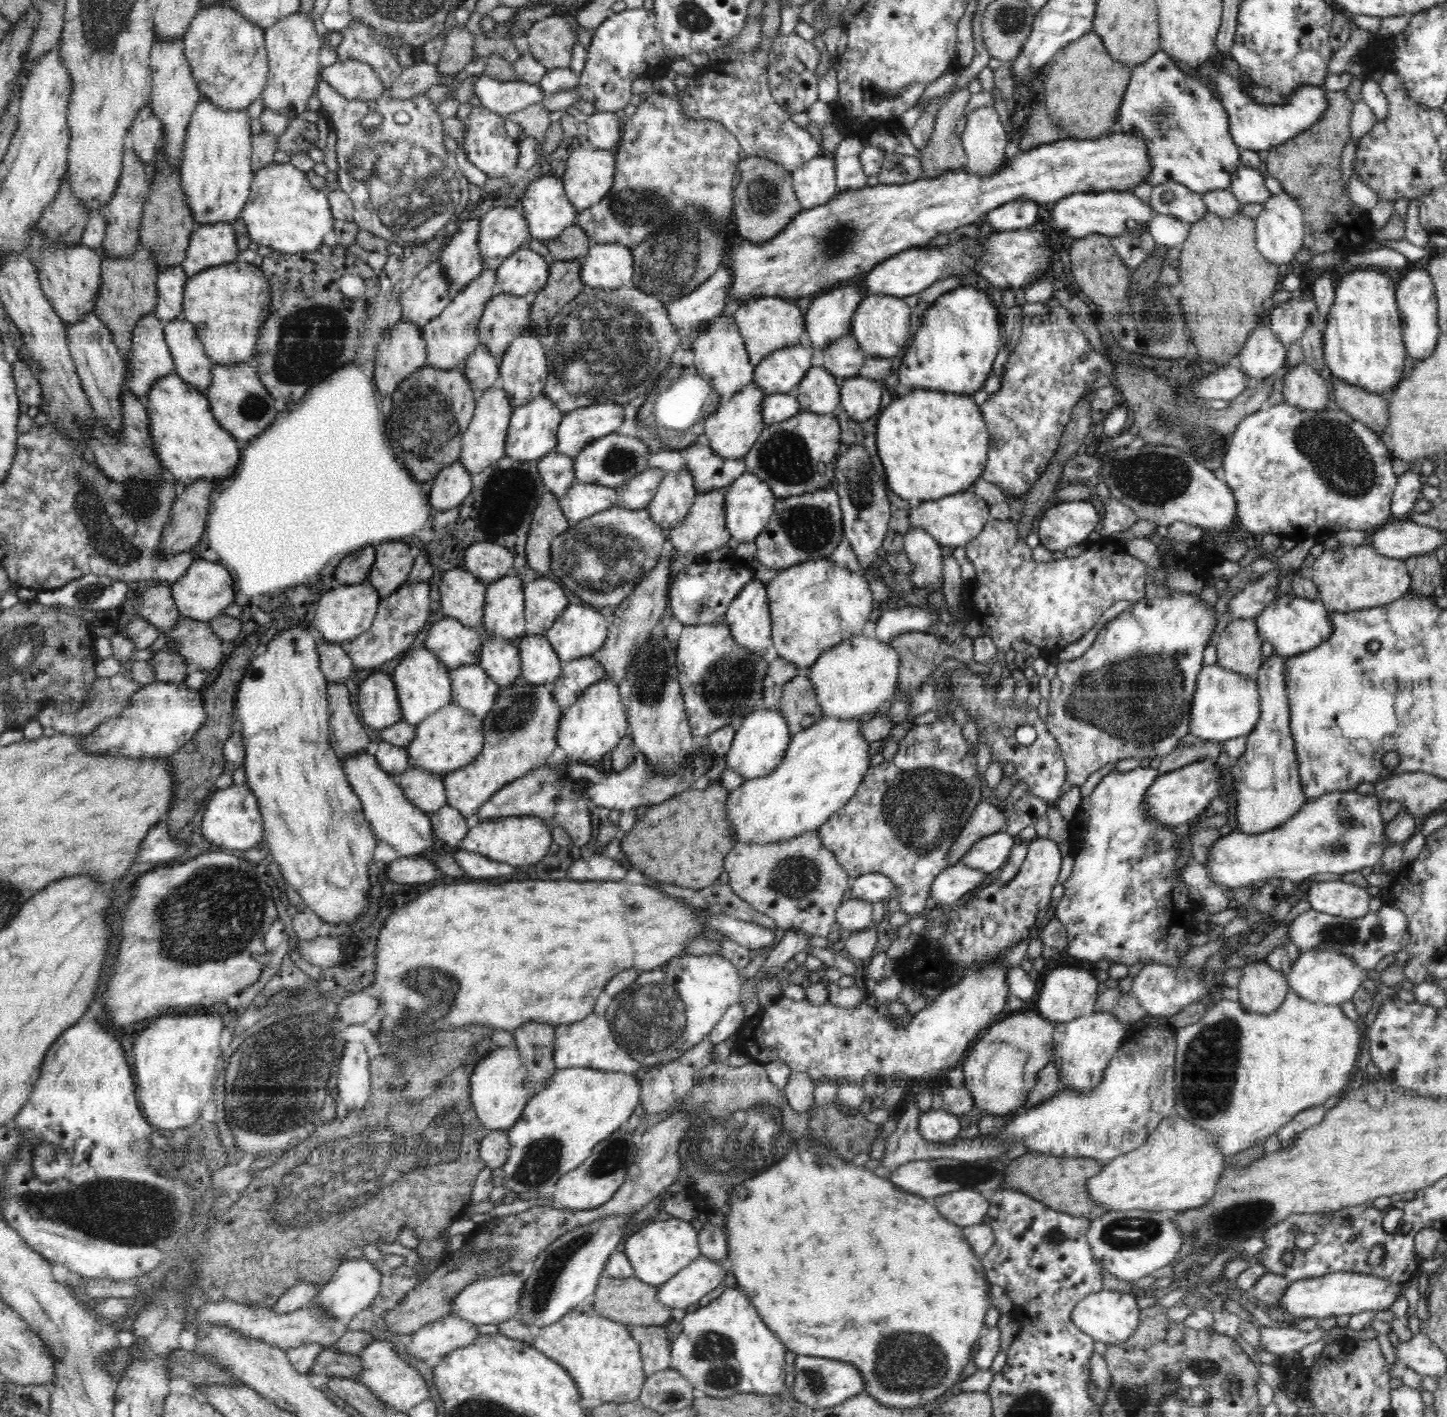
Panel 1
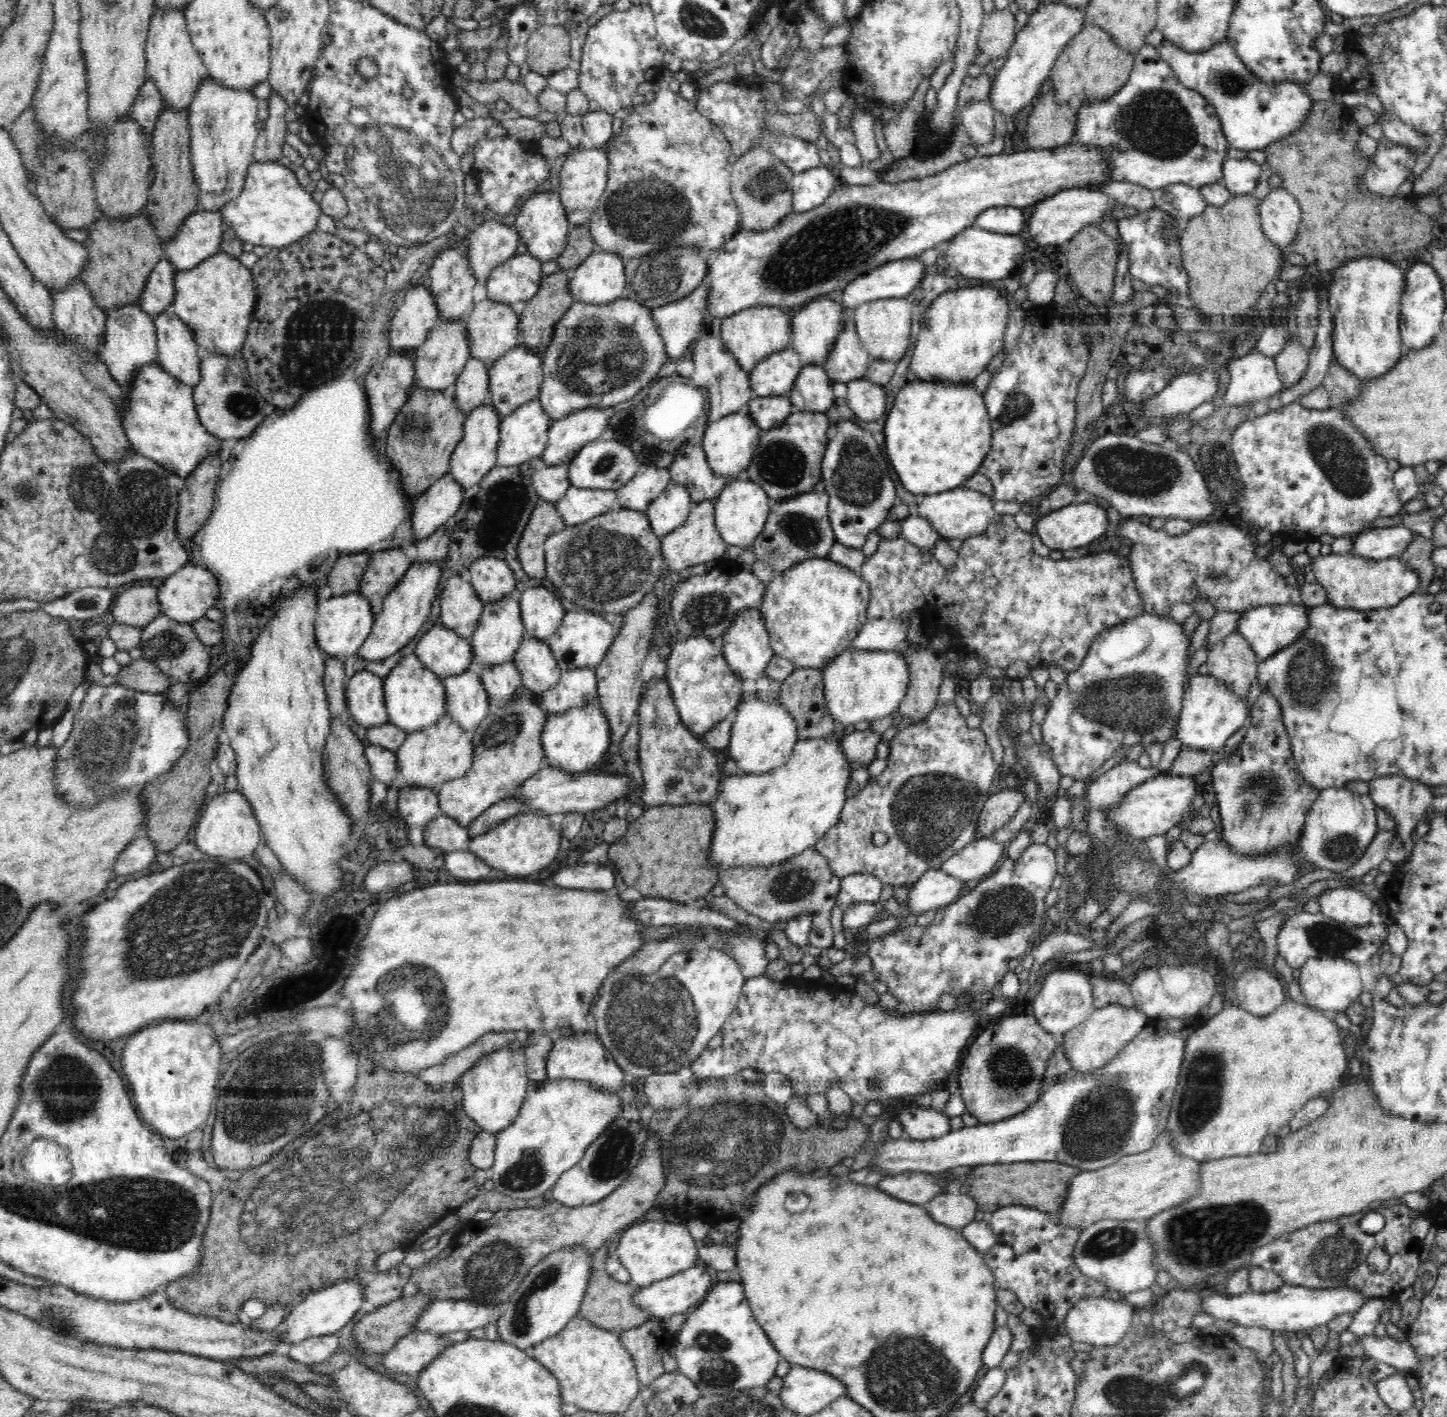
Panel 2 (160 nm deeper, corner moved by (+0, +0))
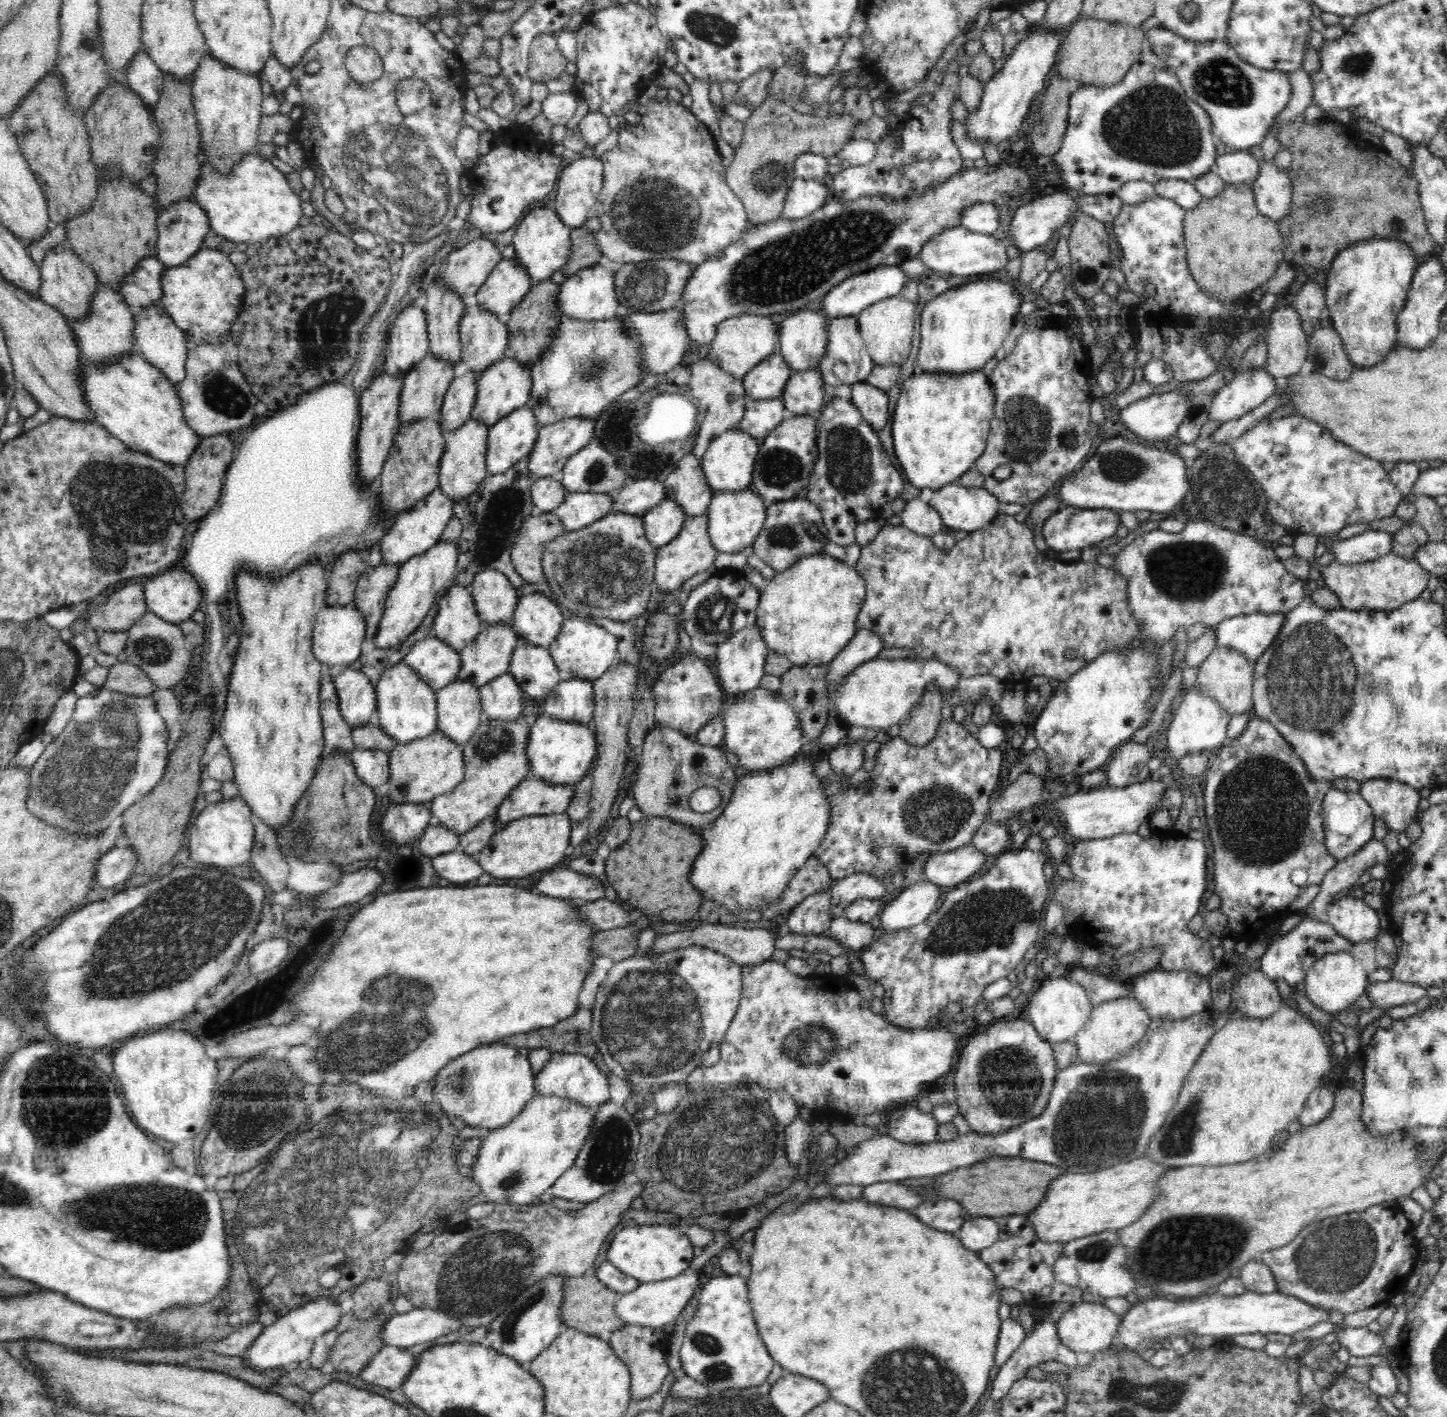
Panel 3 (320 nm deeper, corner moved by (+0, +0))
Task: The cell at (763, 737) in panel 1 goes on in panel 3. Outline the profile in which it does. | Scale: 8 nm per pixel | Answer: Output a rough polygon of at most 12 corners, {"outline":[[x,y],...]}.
{"outline":[[778,692],[736,696],[724,744],[751,772],[788,764],[803,732]]}

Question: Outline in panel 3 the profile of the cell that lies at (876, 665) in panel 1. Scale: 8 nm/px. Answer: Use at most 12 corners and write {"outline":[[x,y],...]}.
{"outline":[[874,658],[836,686],[851,725],[883,733],[924,688],[948,697],[961,679],[939,660]]}

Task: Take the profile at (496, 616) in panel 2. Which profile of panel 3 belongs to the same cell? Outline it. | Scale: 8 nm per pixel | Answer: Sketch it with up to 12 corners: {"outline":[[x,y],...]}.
{"outline":[[512,618],[483,626],[458,653],[457,680],[484,686],[509,672]]}

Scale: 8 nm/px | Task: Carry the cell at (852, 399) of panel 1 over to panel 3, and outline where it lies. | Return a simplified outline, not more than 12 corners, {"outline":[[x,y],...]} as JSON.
{"outline":[[851,385],[851,401],[876,431],[888,424],[886,392]]}

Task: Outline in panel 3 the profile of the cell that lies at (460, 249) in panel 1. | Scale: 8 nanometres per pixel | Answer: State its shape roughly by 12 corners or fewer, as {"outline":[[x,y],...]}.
{"outline":[[438,277],[423,308],[429,352],[461,362],[465,302]]}

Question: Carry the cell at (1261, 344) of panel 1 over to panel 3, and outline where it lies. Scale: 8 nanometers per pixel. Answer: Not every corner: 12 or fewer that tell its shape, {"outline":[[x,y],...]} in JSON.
{"outline":[[1264,368],[1229,375],[1208,420],[1238,420],[1271,398],[1278,380]]}

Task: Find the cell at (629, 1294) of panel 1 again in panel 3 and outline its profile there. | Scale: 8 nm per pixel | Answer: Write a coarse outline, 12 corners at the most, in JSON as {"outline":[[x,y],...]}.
{"outline":[[596,1275],[567,1277],[564,1326],[609,1340],[621,1296]]}

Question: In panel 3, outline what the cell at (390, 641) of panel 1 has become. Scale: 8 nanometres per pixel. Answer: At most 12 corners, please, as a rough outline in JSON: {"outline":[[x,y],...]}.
{"outline":[[438,541],[399,568],[373,641],[413,633],[452,580],[459,545]]}

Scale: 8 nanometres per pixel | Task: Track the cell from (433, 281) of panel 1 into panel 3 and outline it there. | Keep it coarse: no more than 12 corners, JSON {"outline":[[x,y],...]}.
{"outline":[[422,307],[390,329],[384,375],[404,376],[429,354]]}

